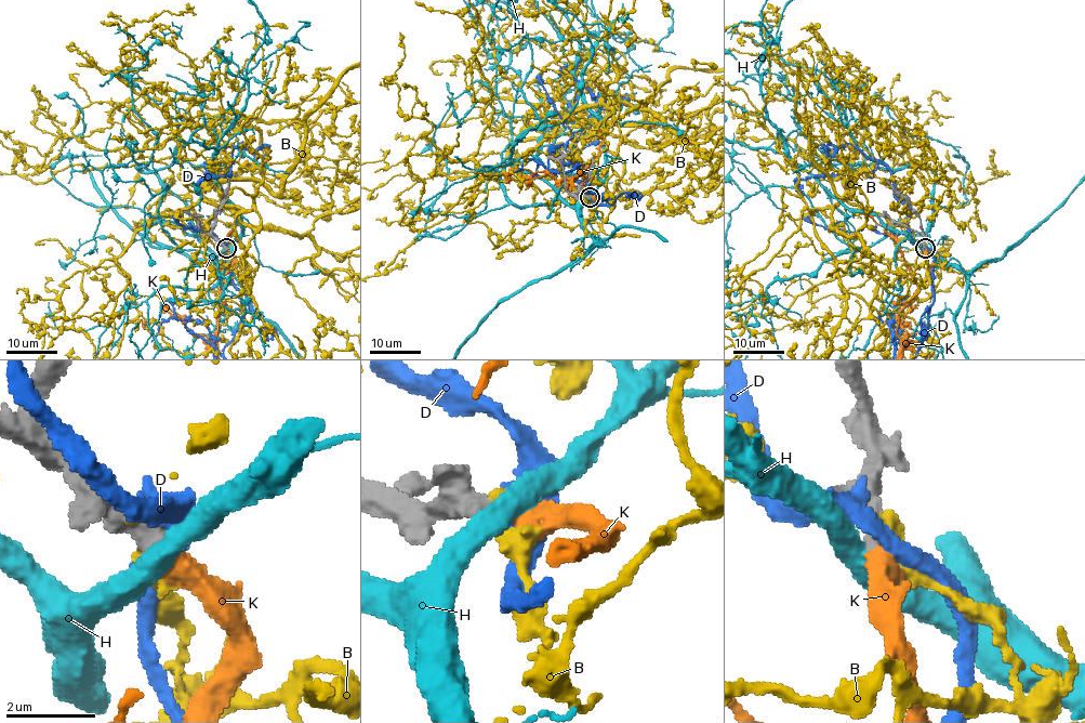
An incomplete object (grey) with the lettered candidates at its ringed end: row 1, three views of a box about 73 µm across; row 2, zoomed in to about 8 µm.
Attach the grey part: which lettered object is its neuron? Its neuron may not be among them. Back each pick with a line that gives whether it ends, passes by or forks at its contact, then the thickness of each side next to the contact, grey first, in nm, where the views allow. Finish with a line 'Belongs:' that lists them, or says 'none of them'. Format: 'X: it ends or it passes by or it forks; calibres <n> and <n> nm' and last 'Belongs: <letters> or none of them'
K: it ends; calibres 500 and 550 nm
Belongs: K

